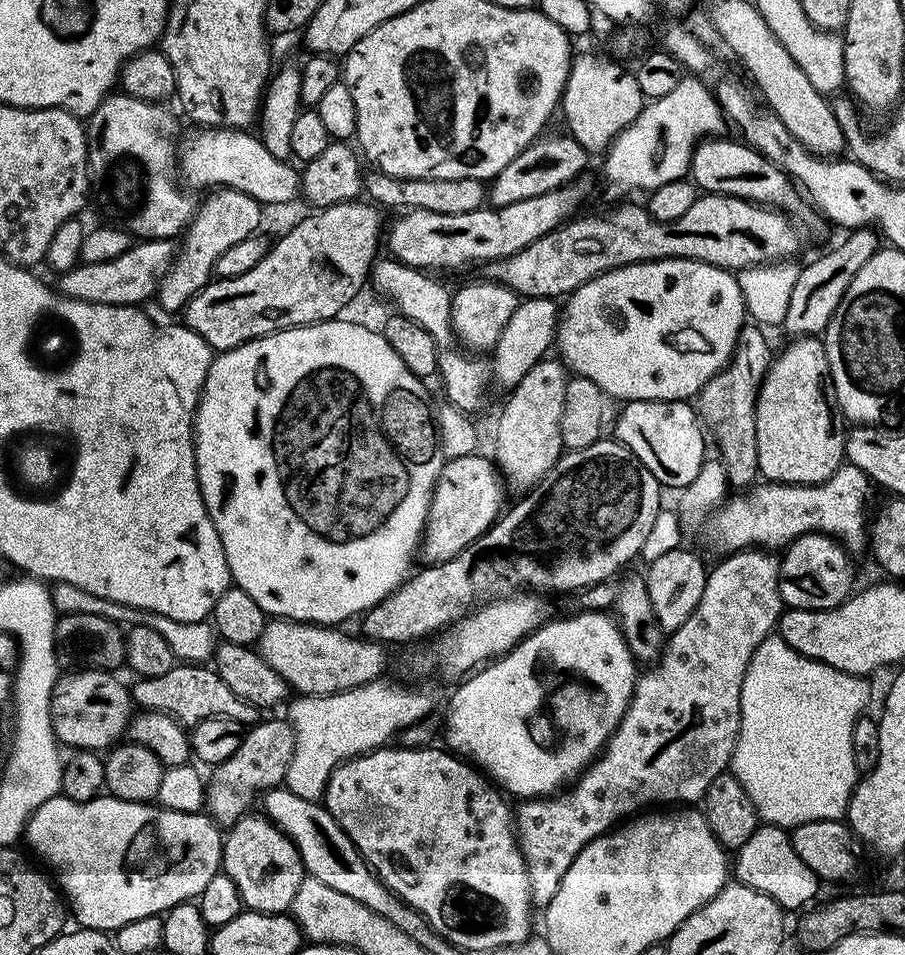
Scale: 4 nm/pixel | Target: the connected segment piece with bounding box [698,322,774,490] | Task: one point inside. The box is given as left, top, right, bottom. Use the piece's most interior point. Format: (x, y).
(727, 407)

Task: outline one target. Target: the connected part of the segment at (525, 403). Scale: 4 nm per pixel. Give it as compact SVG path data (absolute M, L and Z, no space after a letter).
M545 358L507 393L508 401L496 424L494 463L507 487L511 491L513 488L516 494L523 494L539 484L565 451L562 442L562 402L566 402L569 379L569 373L559 359Z

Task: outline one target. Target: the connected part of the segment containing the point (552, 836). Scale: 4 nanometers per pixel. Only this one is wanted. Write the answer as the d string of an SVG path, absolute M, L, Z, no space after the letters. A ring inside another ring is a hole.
M745 548L742 552L733 552L723 557L724 561L715 569L709 571L706 578L706 586L702 590L702 602L694 606L694 614L678 626L676 632L667 637L664 651L660 653L660 659L655 661L654 666L647 669L648 672L639 677L636 681L636 689L632 691L632 701L628 704L628 709L620 719L620 724L616 727L616 733L613 734L608 743L604 745L604 751L576 777L571 786L557 791L555 794L549 794L543 798L528 798L523 801L524 804L514 812L514 827L518 833L520 841L520 852L524 855L524 864L528 867L528 881L530 882L530 894L532 903L537 909L543 910L548 907L548 903L558 894L558 886L562 886L562 878L566 878L566 870L582 854L591 840L597 840L617 827L623 816L631 817L639 813L647 804L656 804L652 806L692 806L695 802L703 801L710 782L718 778L718 774L729 771L732 755L736 753L736 743L740 737L740 723L742 722L742 682L746 678L746 670L750 666L750 658L754 658L754 650L762 646L766 637L773 635L777 627L780 613L782 611L782 601L780 591L778 590L778 578L780 577L780 556L775 551L762 548Z

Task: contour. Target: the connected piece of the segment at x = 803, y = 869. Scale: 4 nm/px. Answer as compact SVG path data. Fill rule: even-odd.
M761 823L760 827L754 830L753 836L746 841L746 846L736 851L734 876L739 883L766 894L766 898L774 898L774 902L778 902L778 906L788 914L807 909L813 903L811 900L815 898L816 891L822 888L814 870L810 870L810 866L806 866L806 862L798 858L791 835L777 824Z

